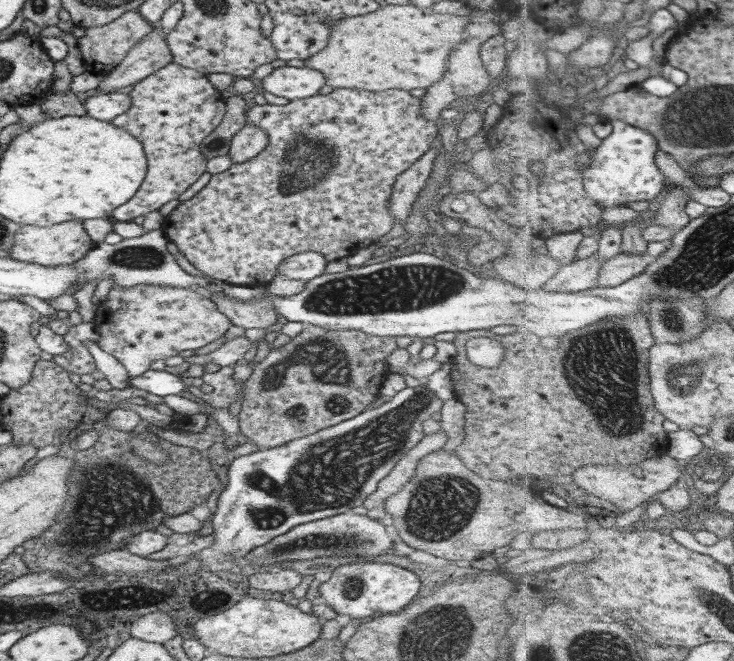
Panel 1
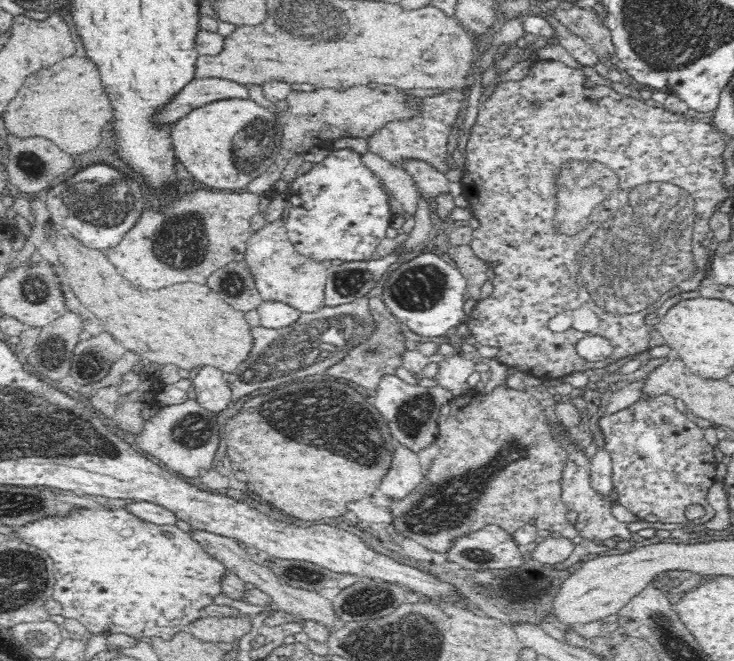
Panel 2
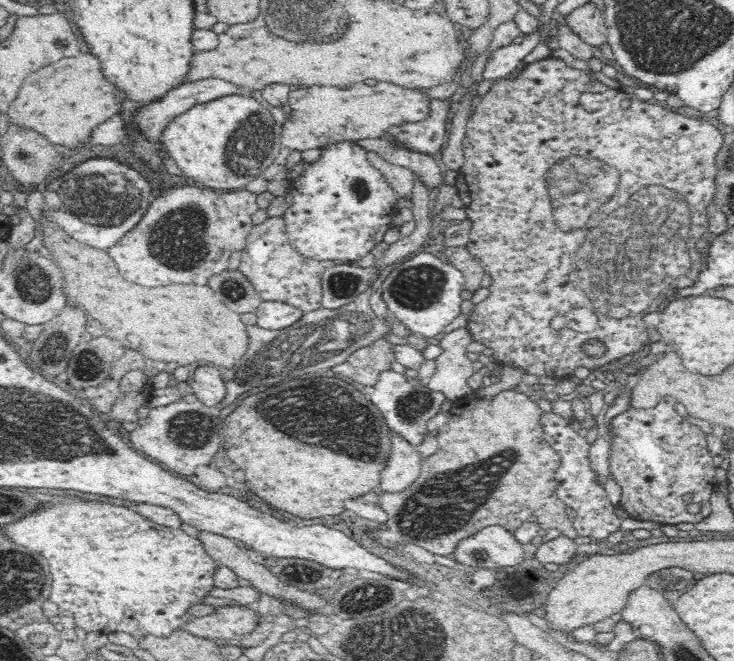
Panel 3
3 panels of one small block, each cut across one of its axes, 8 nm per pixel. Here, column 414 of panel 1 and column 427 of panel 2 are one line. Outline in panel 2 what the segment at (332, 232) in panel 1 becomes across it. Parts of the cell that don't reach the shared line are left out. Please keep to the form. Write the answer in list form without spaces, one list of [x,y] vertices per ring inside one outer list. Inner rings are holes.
[[[450,90],[438,96],[421,98],[421,114],[407,120],[390,122],[380,128],[367,139],[369,152],[384,158],[397,168],[402,168],[404,160],[428,162],[433,168],[449,176],[449,171],[454,167],[448,154],[448,140],[462,110],[464,97],[461,90]]]

